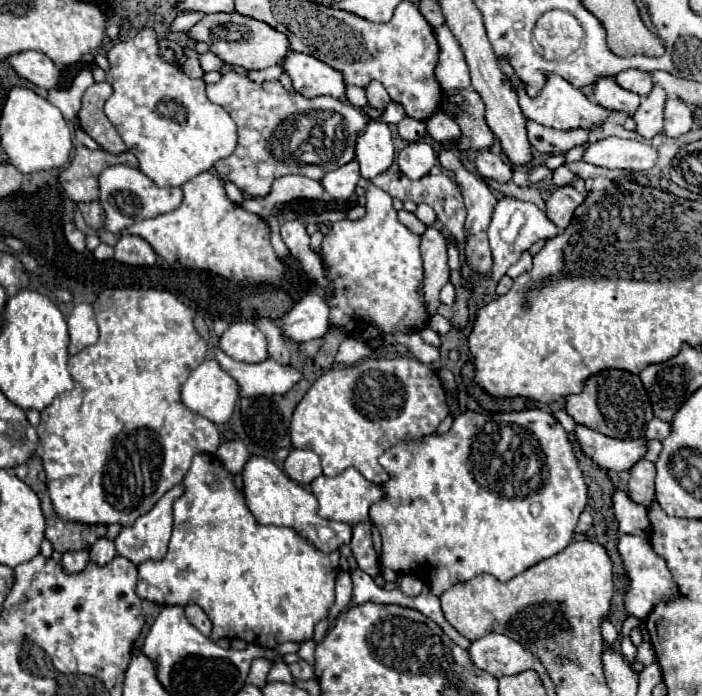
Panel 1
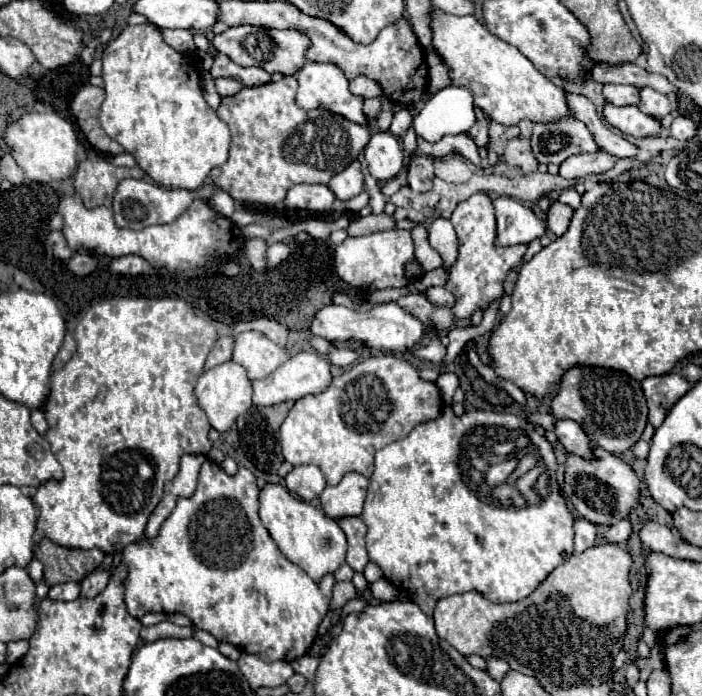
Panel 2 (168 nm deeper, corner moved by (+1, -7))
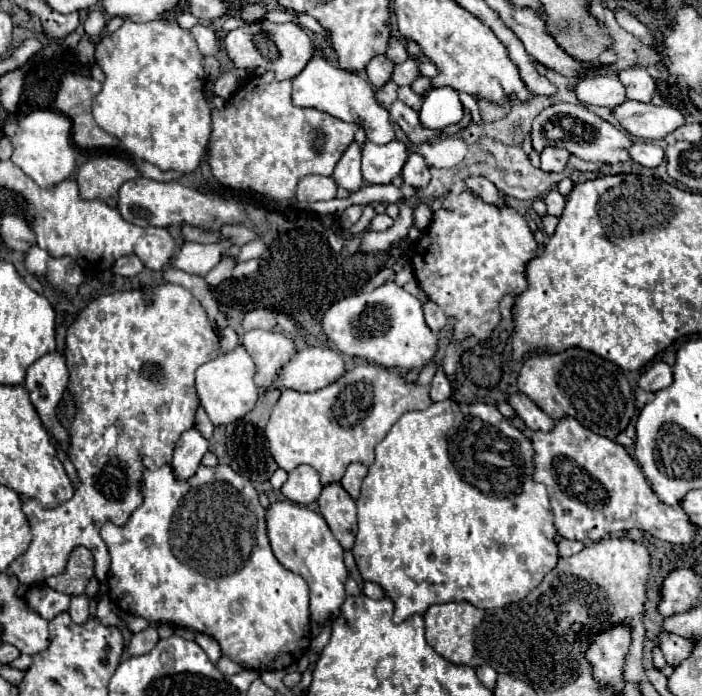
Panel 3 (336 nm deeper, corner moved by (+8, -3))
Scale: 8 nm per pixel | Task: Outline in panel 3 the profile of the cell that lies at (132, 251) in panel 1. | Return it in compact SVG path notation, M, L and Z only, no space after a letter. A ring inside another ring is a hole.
M122 256L114 262L112 266L112 274L120 274L120 276L136 276L142 270L142 262L138 256Z

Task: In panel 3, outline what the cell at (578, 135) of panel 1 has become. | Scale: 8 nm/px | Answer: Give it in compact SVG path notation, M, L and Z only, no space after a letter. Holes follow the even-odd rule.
M554 104L542 110L532 124L532 144L536 152L542 152L546 146L566 148L570 154L588 160L588 162L602 162L602 164L616 164L630 160L628 148L634 144L622 130L612 126L610 122L602 120L594 112L590 112L582 104Z

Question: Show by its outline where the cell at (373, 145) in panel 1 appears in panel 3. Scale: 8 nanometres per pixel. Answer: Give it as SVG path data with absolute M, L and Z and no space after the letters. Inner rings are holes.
M398 140L384 146L366 142L362 154L362 176L368 184L390 184L402 172L406 158L406 146Z

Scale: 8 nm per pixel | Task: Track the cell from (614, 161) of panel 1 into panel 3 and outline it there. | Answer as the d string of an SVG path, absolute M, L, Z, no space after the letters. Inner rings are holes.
M546 146L546 150L542 150L540 154L540 168L544 172L562 172L566 168L570 152L556 148L556 146Z

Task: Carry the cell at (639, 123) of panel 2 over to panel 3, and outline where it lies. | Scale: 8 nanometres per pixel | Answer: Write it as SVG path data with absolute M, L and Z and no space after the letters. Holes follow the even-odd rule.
M626 100L618 108L614 108L614 116L632 136L646 140L666 138L670 132L686 124L686 118L678 108L652 106L634 100Z

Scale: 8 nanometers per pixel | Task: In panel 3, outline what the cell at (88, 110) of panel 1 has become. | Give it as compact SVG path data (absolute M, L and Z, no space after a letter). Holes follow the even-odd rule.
M66 74L60 82L56 108L72 122L72 140L82 148L118 146L118 138L104 132L92 118L92 100L102 84L90 76Z

